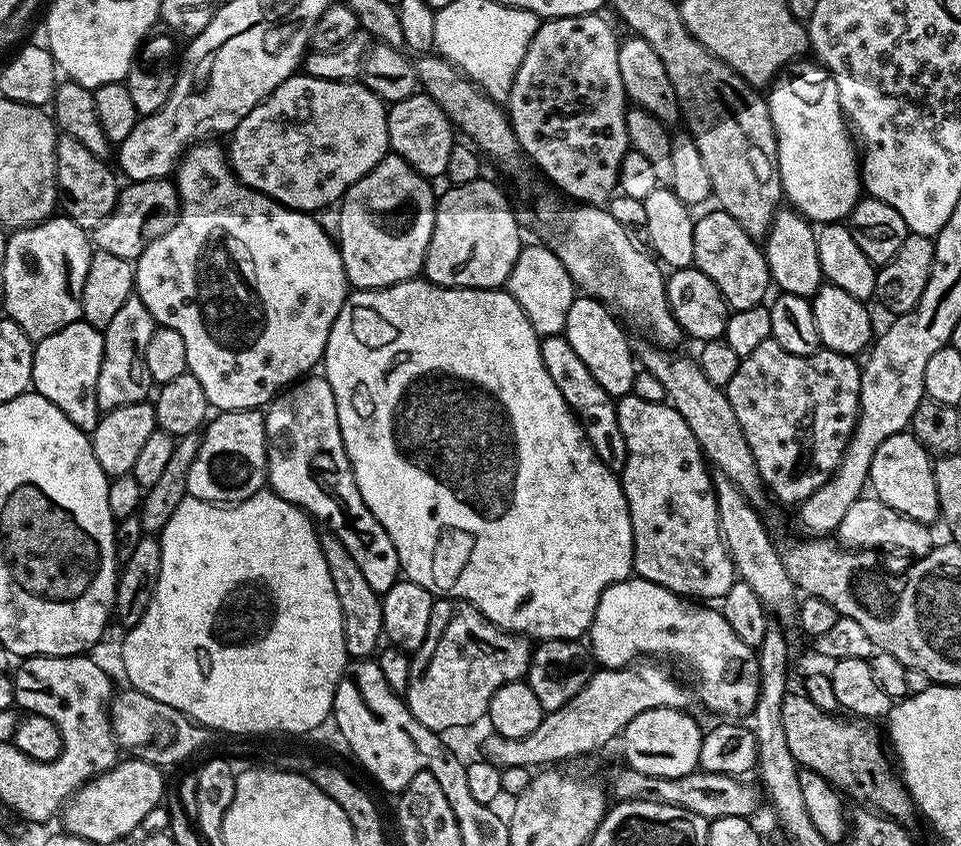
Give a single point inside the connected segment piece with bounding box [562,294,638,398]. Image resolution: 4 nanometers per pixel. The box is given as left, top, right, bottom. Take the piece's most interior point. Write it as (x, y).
(596, 336)

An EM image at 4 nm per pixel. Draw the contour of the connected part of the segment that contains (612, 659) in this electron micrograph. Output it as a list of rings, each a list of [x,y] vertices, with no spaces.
[[[633,575],[606,586],[594,610],[591,636],[590,651],[600,668],[625,668],[637,659],[638,654],[652,658],[681,656],[696,679],[695,691],[702,703],[728,704],[732,696],[753,695],[754,649],[730,630],[723,611],[679,596],[666,590],[666,586],[658,586],[640,576]]]

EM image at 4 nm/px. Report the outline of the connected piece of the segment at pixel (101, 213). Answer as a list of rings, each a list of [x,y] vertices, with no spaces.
[[[61,135],[56,142],[56,191],[62,201],[63,215],[68,216],[78,227],[91,230],[114,210],[118,195],[117,173],[107,168],[99,156],[90,154],[78,138]]]

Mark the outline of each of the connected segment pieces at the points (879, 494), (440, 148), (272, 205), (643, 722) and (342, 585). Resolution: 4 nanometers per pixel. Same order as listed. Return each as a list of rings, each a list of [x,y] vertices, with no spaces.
[[[905,430],[886,438],[878,450],[874,450],[874,462],[870,462],[868,484],[875,499],[898,510],[904,516],[920,524],[931,525],[932,519],[940,516],[938,486],[934,482],[933,457],[918,442],[911,431]]]
[[[427,94],[402,98],[402,102],[388,108],[388,146],[395,155],[401,156],[415,172],[429,178],[444,176],[446,161],[454,143],[454,129],[448,116]]]
[[[197,142],[181,155],[174,169],[174,183],[176,193],[180,195],[180,216],[166,234],[154,238],[142,250],[142,254],[134,261],[136,270],[135,295],[150,310],[153,320],[162,328],[178,330],[182,343],[186,346],[186,362],[188,371],[198,378],[202,390],[206,390],[206,398],[213,409],[222,412],[263,409],[265,405],[276,399],[285,388],[296,383],[297,380],[309,375],[312,368],[324,359],[326,342],[330,338],[330,330],[334,326],[334,318],[342,310],[345,300],[350,295],[350,285],[346,278],[346,270],[342,266],[342,258],[337,241],[333,233],[323,228],[310,212],[297,212],[295,208],[287,208],[274,198],[254,191],[250,186],[241,184],[240,179],[233,172],[231,163],[223,147],[219,148],[216,142]]]
[[[655,708],[638,714],[624,728],[618,745],[624,751],[623,763],[642,774],[658,778],[678,778],[697,771],[704,732],[687,711],[679,708]]]
[[[327,530],[321,531],[319,538],[320,548],[324,551],[326,558],[326,570],[330,570],[330,582],[334,582],[334,594],[338,594],[338,606],[342,610],[342,630],[349,657],[371,657],[381,647],[384,636],[381,593],[375,592],[366,583],[358,562],[354,562],[350,550],[346,550],[346,546],[338,542],[334,533]]]

